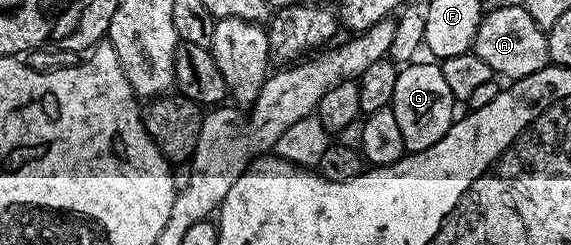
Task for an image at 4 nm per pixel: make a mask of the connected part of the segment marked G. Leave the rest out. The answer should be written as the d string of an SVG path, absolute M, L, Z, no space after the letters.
M412 61L398 70L398 85L394 85L391 109L398 129L402 129L402 141L409 152L425 151L437 143L453 125L452 90L442 77L442 69L435 62Z

